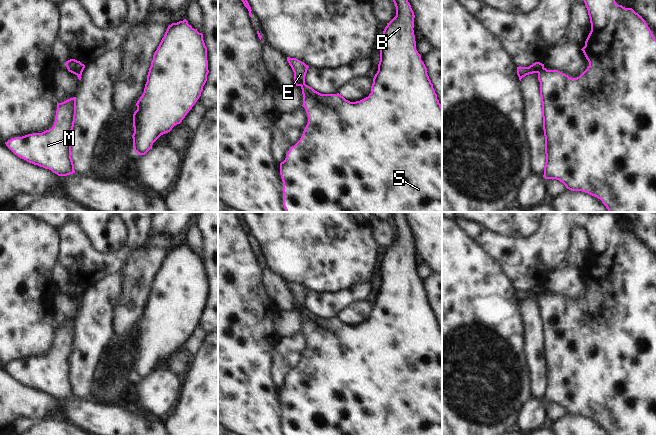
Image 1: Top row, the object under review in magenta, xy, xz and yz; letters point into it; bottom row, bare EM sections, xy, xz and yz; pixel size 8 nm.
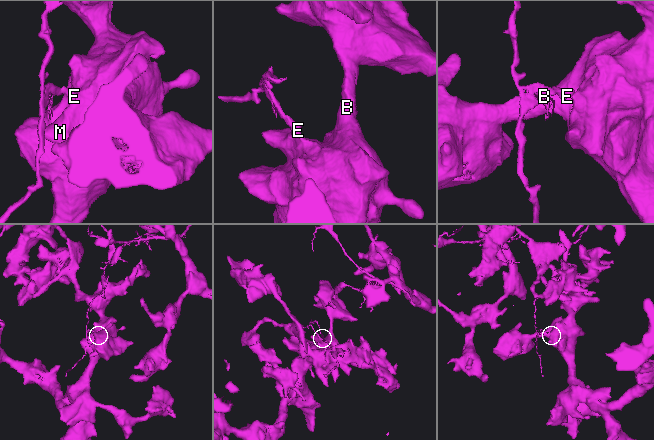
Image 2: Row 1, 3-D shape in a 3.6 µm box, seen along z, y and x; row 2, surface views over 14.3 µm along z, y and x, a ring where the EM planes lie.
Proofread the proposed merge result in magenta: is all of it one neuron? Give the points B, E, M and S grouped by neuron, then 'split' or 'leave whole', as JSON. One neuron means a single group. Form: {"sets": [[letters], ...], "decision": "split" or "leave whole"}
{"sets": [["B", "M", "S"], ["E"]], "decision": "split"}

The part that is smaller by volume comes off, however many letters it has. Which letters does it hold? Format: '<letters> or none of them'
E

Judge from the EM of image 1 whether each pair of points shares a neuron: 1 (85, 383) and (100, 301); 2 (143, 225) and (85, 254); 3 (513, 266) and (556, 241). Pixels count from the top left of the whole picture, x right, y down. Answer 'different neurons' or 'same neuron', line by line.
1: same neuron
2: same neuron
3: same neuron

